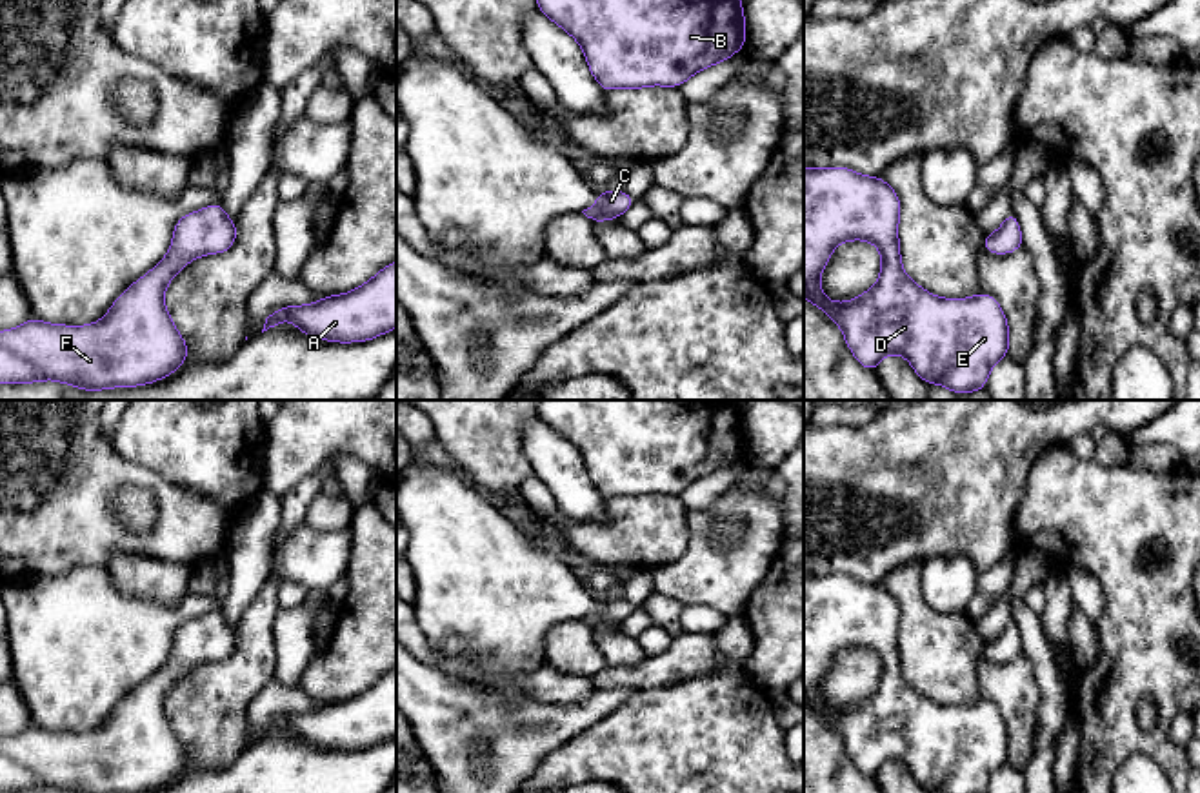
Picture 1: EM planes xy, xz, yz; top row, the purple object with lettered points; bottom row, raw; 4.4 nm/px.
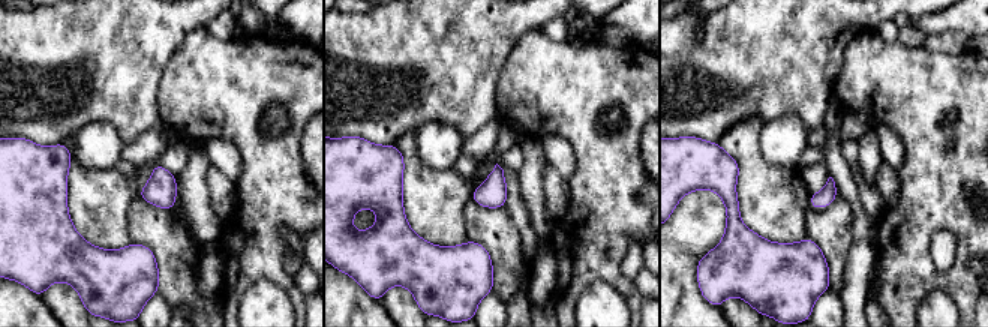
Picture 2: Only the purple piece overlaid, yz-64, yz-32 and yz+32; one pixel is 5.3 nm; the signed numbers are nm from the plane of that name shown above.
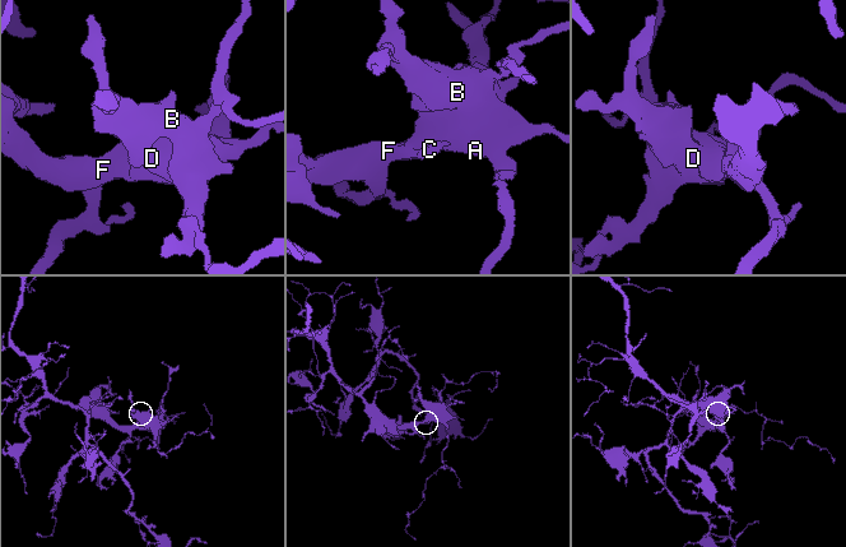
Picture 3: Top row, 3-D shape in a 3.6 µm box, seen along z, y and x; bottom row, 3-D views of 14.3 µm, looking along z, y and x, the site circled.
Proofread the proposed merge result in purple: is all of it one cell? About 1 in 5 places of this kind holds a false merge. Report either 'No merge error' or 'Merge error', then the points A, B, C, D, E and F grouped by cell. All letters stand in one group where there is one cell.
No merge error. Groups: A B C D E F

